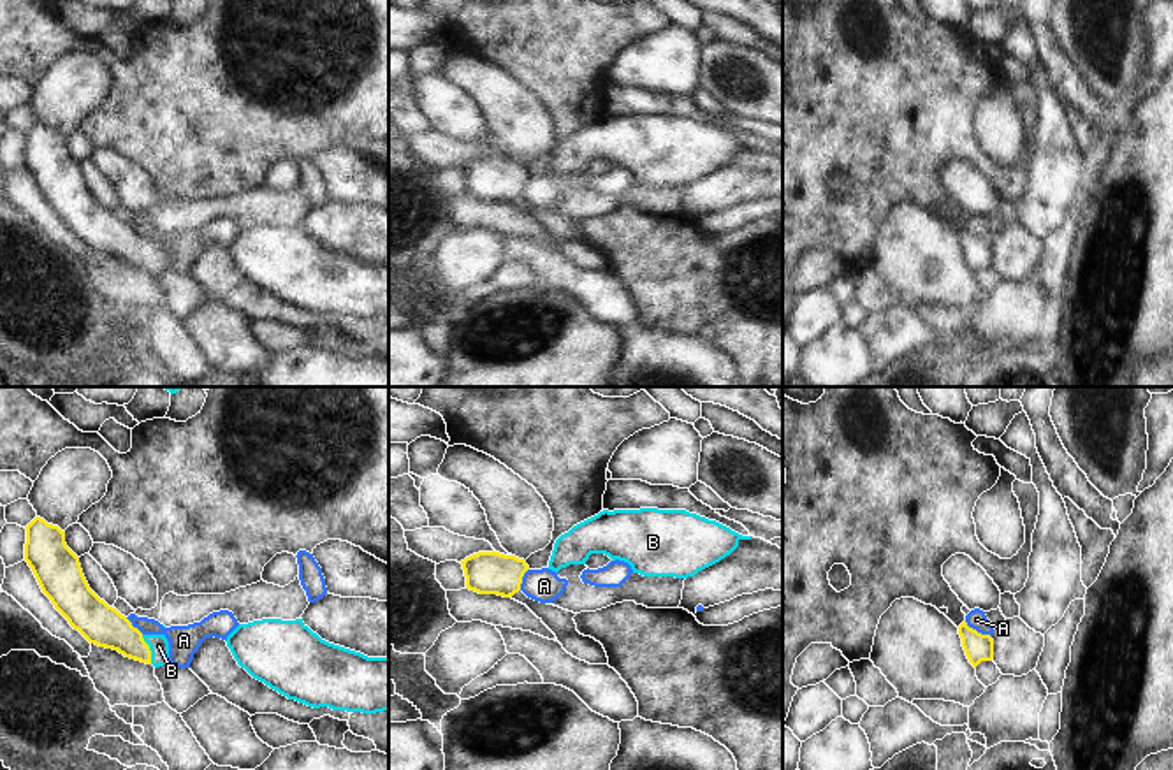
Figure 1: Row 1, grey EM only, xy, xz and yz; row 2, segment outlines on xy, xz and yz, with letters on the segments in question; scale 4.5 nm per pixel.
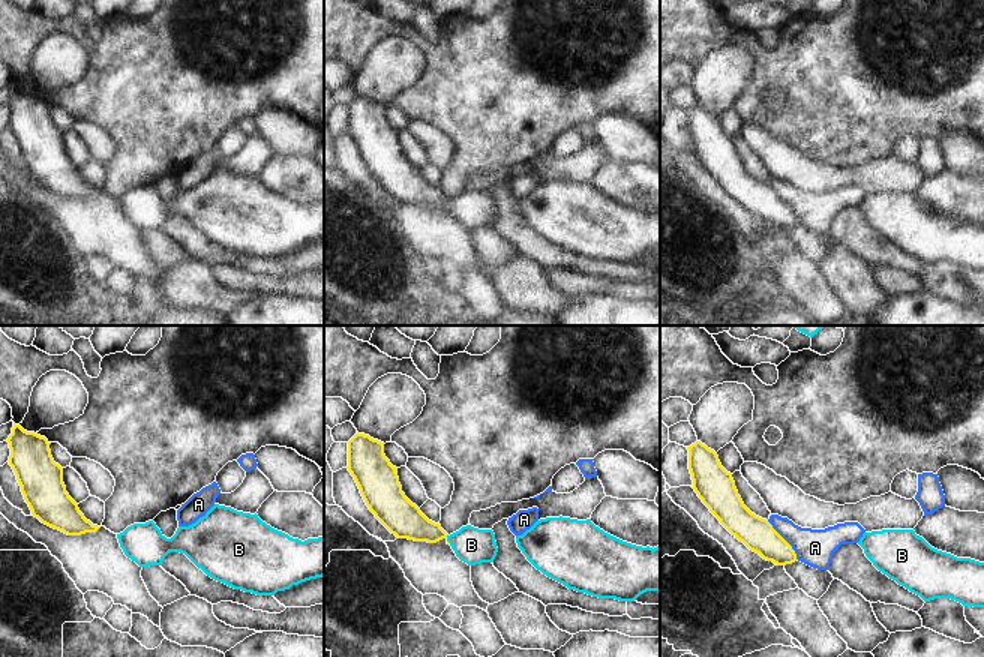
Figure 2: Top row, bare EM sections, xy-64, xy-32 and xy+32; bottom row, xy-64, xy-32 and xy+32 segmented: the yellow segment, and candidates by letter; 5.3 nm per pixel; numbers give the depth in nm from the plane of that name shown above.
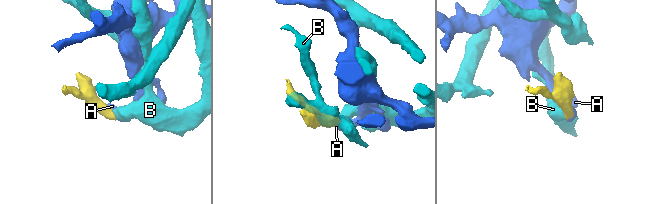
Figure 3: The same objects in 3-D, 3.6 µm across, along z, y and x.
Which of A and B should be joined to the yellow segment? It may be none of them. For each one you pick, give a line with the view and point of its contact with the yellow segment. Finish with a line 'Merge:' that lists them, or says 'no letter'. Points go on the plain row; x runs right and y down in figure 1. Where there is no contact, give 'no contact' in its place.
B: contact xy (148, 255)
Merge: B

